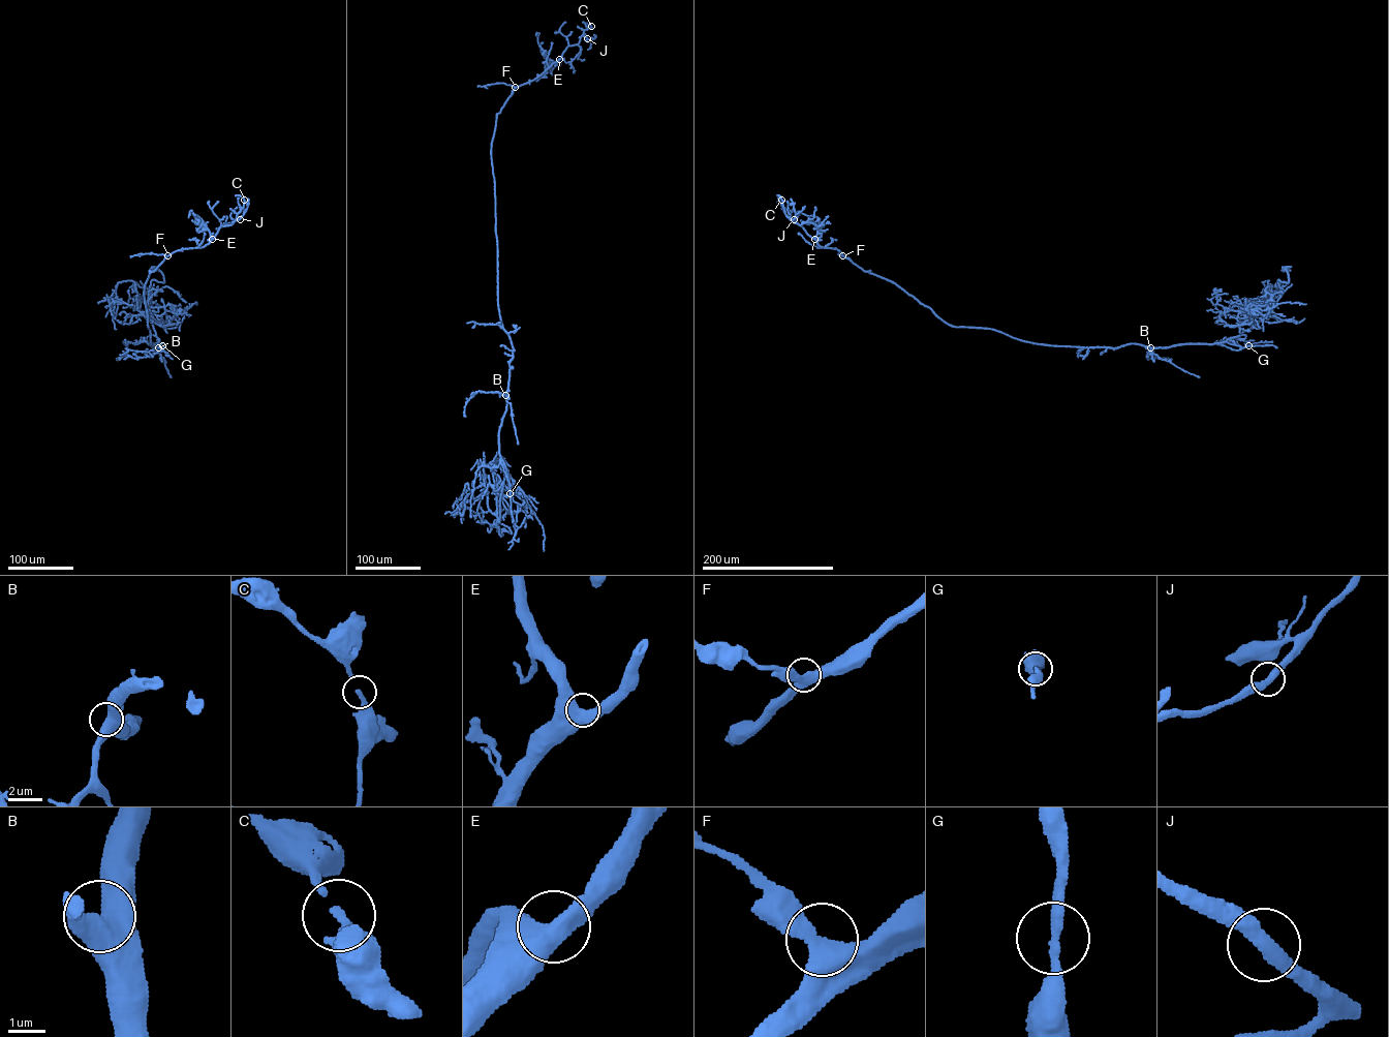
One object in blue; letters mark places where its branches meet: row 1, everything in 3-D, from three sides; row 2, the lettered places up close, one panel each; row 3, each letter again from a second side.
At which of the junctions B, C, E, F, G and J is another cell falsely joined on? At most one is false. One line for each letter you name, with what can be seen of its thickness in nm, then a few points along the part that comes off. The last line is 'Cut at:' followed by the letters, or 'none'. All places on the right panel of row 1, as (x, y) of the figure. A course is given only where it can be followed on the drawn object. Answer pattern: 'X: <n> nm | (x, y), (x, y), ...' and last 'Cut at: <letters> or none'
Cut at: none

